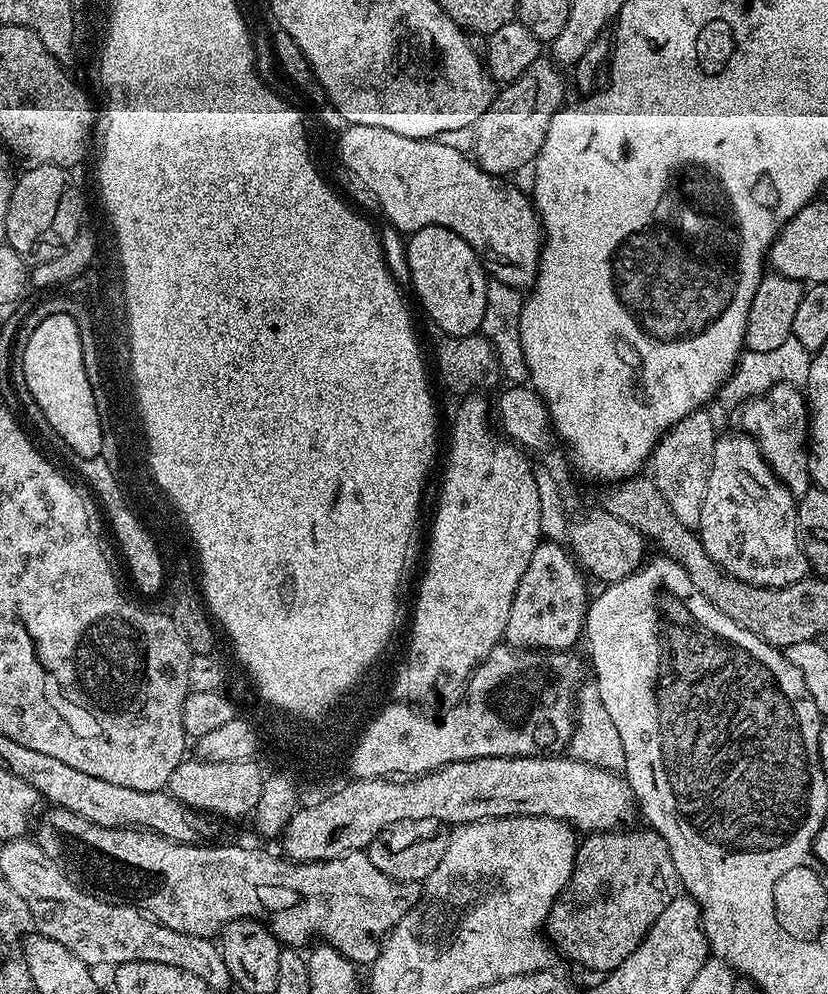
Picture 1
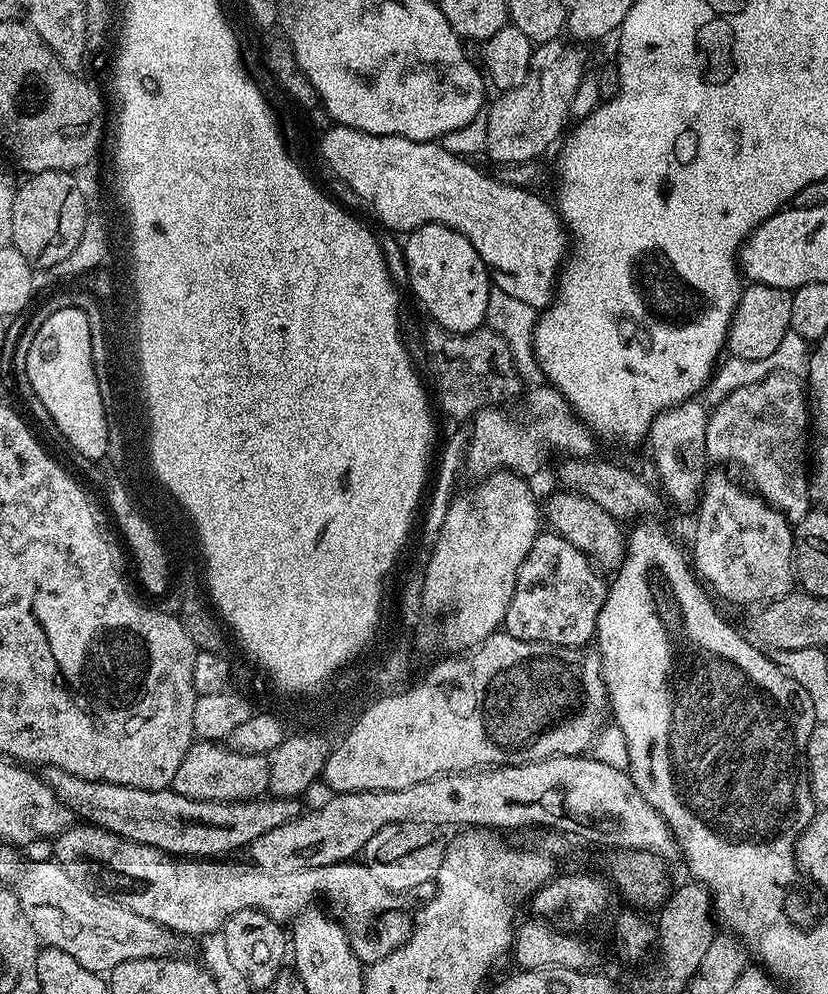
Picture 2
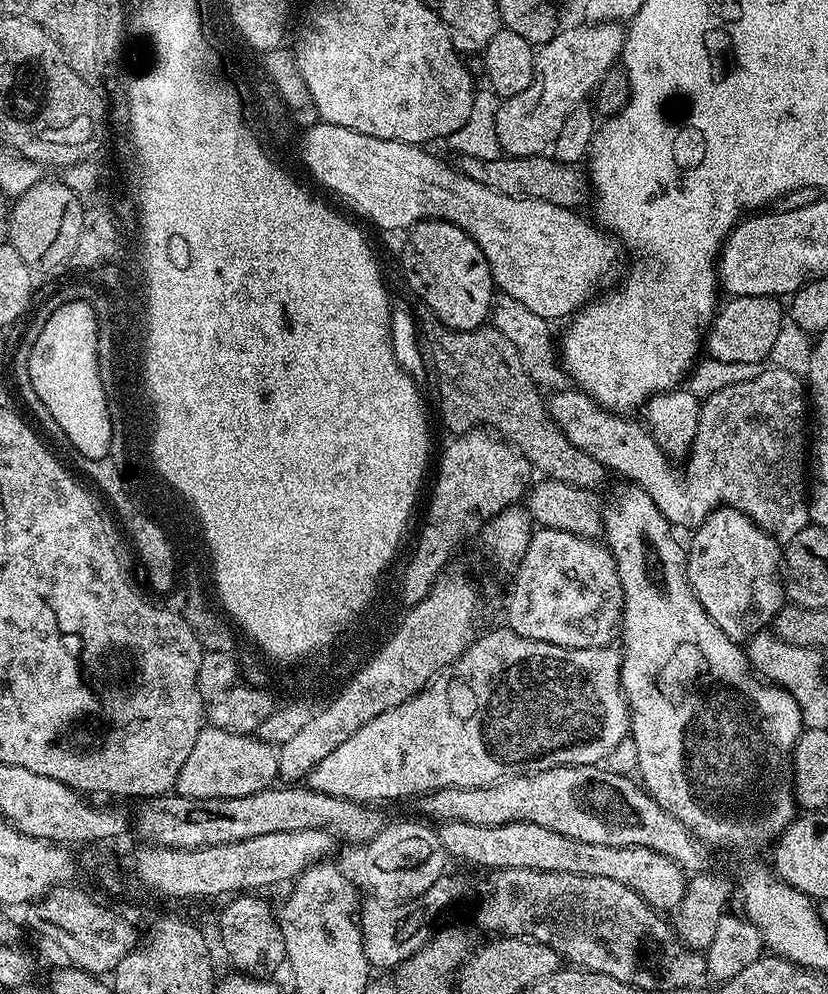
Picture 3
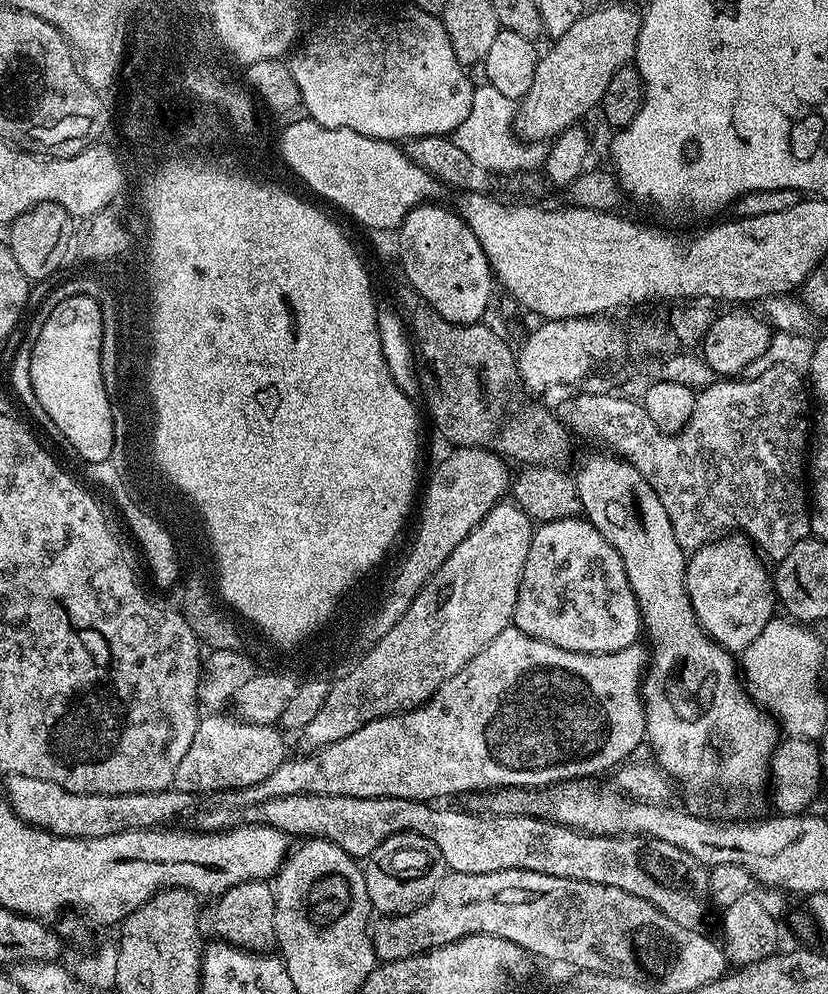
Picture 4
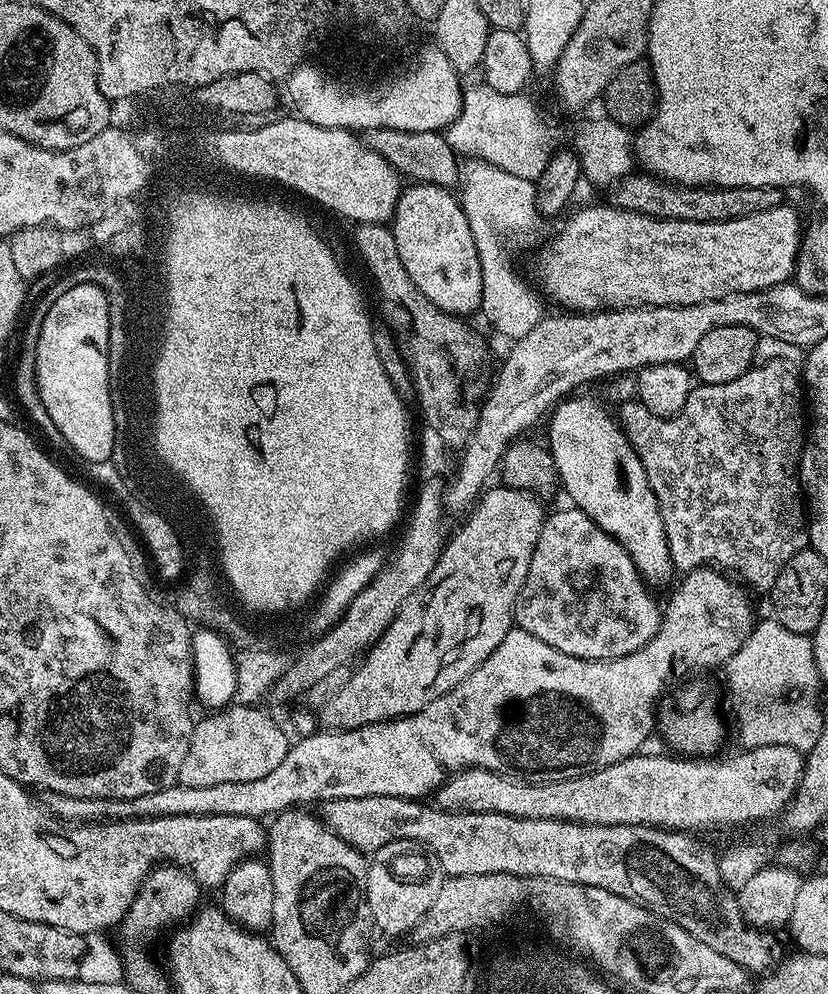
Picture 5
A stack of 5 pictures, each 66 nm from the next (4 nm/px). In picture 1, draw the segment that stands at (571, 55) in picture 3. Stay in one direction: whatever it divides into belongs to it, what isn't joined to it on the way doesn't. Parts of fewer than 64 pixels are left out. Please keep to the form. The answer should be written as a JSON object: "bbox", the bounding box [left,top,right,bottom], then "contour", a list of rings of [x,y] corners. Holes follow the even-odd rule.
{"bbox":[474,56,565,178],"contour":[[[541,56],[519,78],[497,91],[490,107],[474,122],[474,159],[480,169],[492,176],[508,178],[511,172],[535,161],[546,130],[550,130],[552,115],[565,103],[564,82],[558,71],[551,59]]]}

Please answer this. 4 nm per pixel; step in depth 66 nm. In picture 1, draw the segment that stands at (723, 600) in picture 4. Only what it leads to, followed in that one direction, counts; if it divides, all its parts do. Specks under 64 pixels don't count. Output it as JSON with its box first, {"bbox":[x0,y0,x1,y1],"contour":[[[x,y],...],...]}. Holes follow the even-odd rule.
{"bbox":[698,435,810,588],"contour":[[[721,435],[714,446],[698,535],[706,554],[728,575],[760,588],[784,588],[810,572],[796,528],[797,497],[772,473],[756,441],[735,435]]]}

